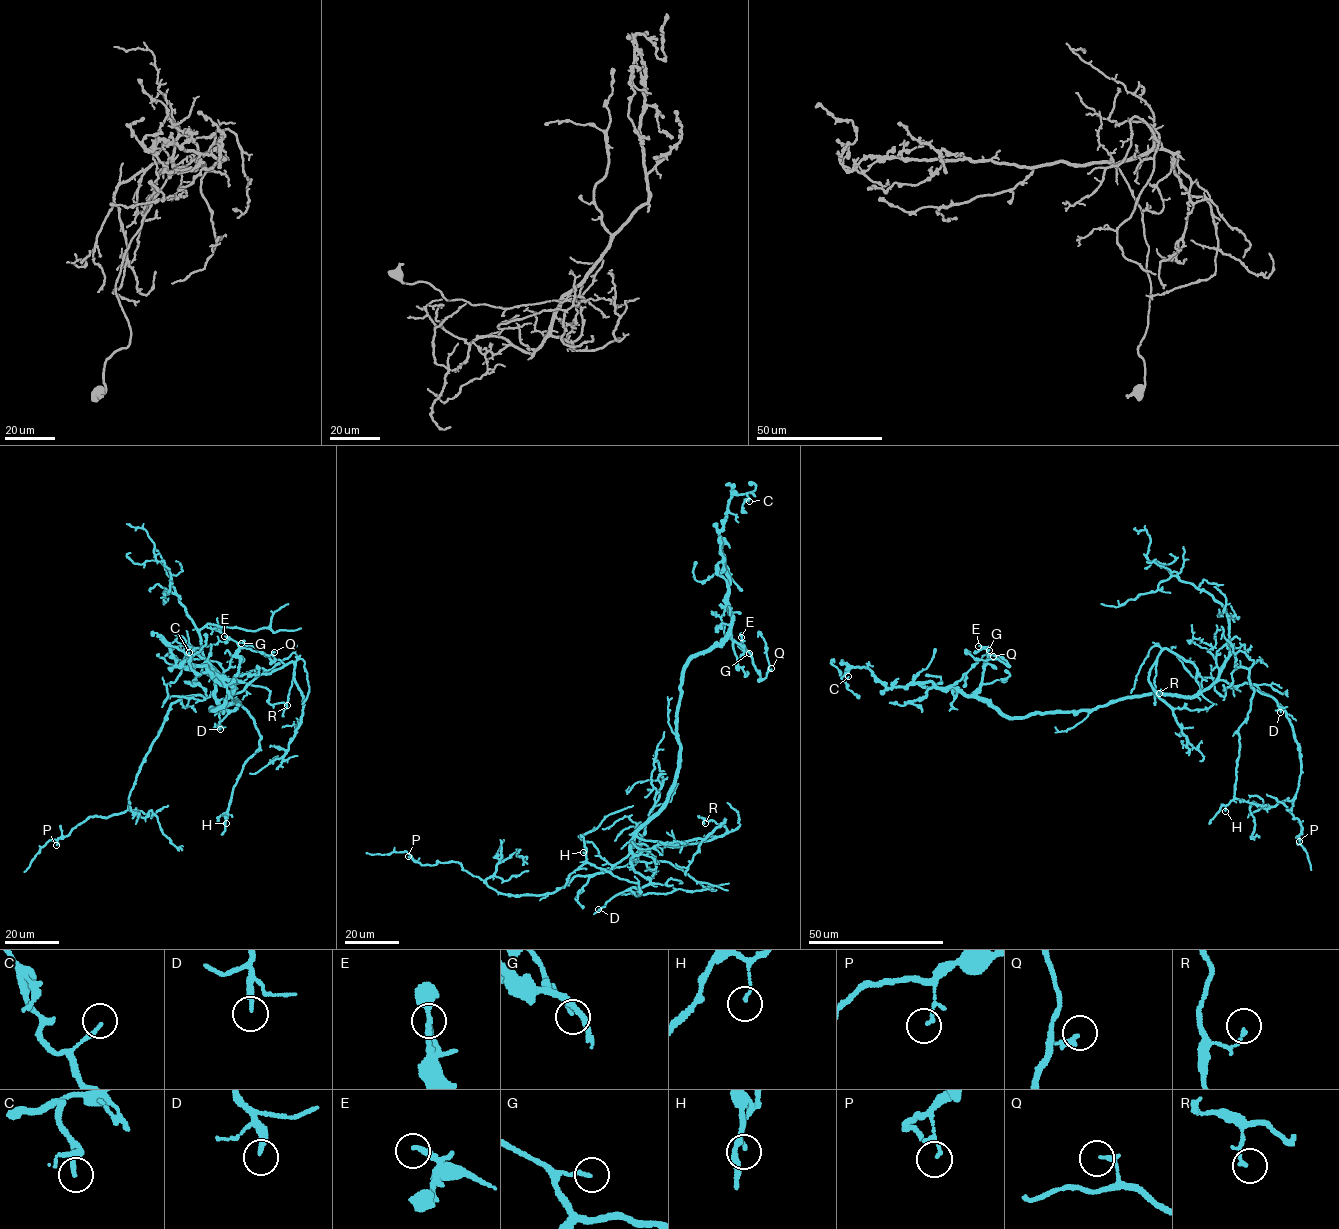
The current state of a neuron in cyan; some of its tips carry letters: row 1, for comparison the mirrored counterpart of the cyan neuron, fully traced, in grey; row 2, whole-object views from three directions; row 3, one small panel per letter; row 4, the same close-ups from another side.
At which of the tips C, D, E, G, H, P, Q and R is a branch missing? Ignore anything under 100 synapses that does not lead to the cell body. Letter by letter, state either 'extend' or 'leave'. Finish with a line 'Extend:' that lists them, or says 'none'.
C: leave
D: leave
E: leave
G: leave
H: leave
P: leave
Q: leave
R: leave
Extend: none

